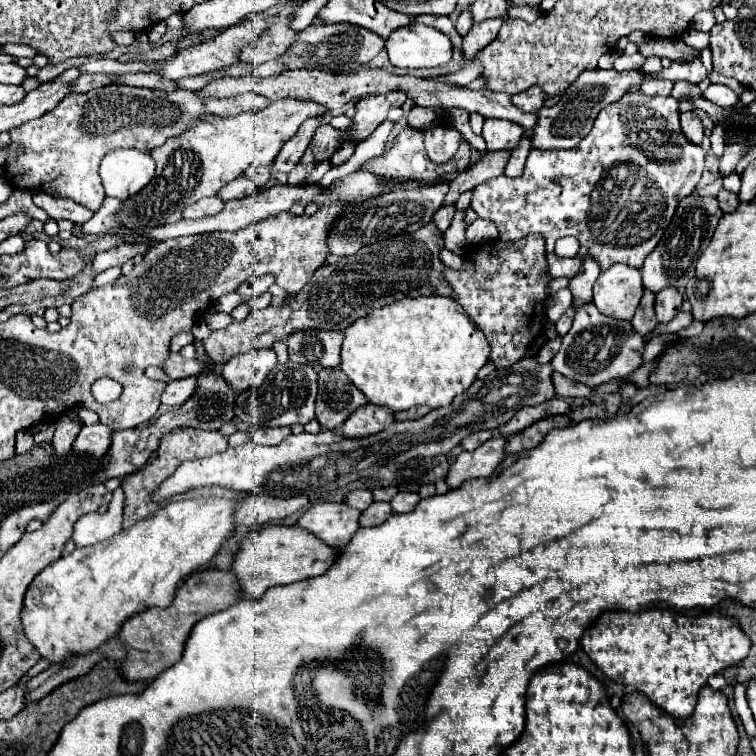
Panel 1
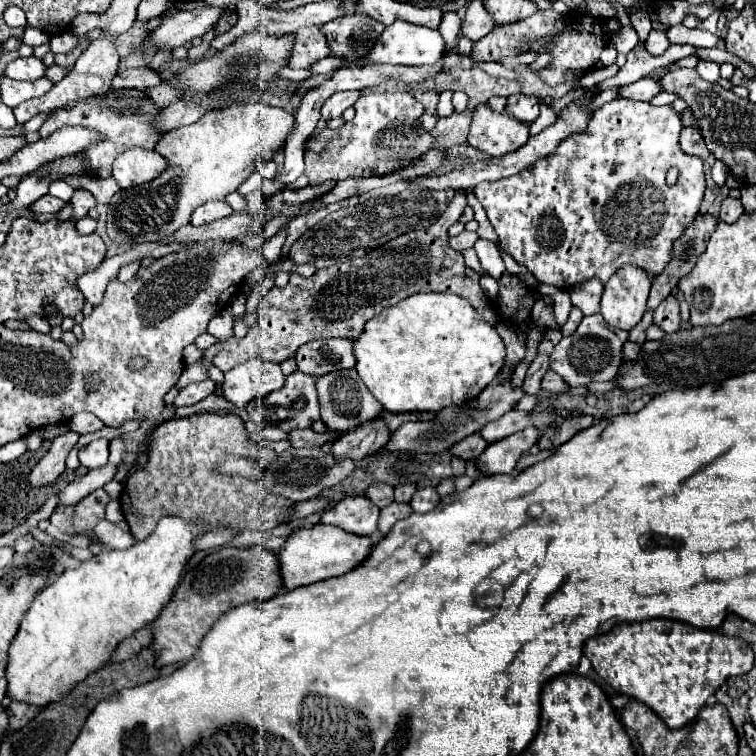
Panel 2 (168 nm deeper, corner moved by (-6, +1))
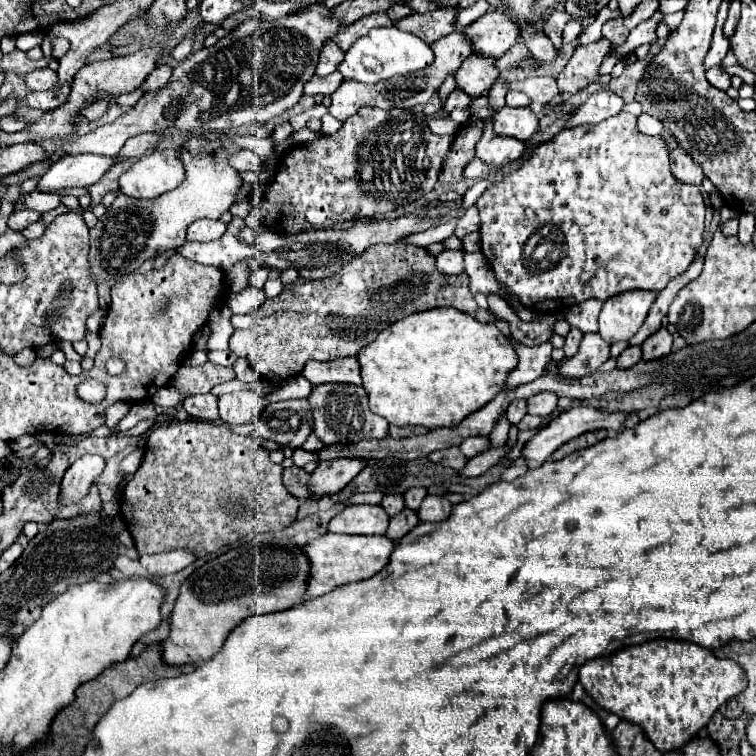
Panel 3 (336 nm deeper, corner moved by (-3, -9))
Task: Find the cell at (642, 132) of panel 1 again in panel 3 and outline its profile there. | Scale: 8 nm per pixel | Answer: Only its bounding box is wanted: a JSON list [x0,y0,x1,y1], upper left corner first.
[476,113,704,313]

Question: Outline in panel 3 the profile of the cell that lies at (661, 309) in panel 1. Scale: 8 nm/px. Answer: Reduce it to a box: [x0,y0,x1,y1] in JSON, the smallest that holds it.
[642,327,672,361]

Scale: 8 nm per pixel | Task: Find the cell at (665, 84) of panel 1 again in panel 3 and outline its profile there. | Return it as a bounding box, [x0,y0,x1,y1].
[564,89,624,129]

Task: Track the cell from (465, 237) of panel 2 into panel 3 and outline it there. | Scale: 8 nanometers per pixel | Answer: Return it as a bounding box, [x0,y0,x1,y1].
[436,249,464,275]

